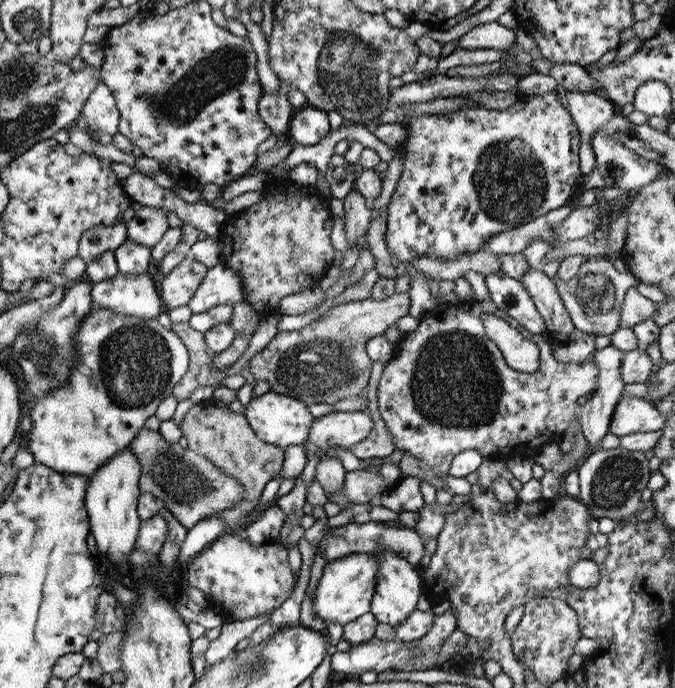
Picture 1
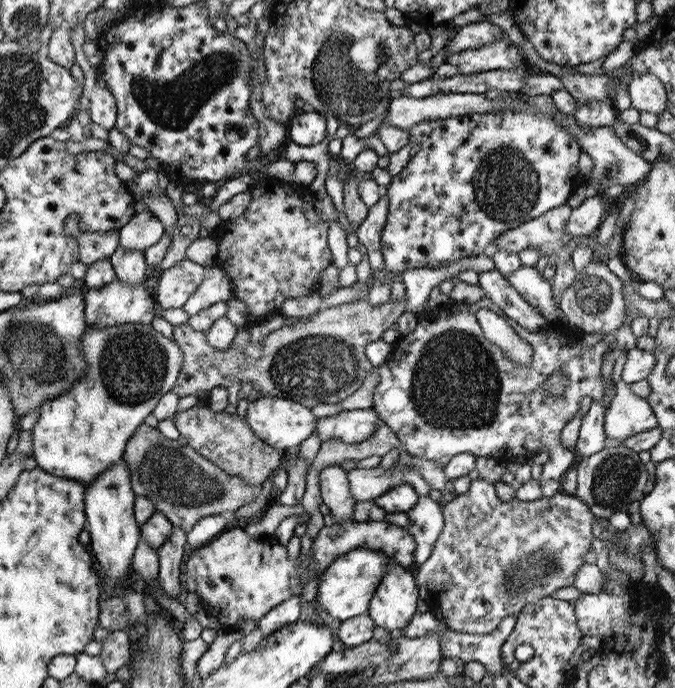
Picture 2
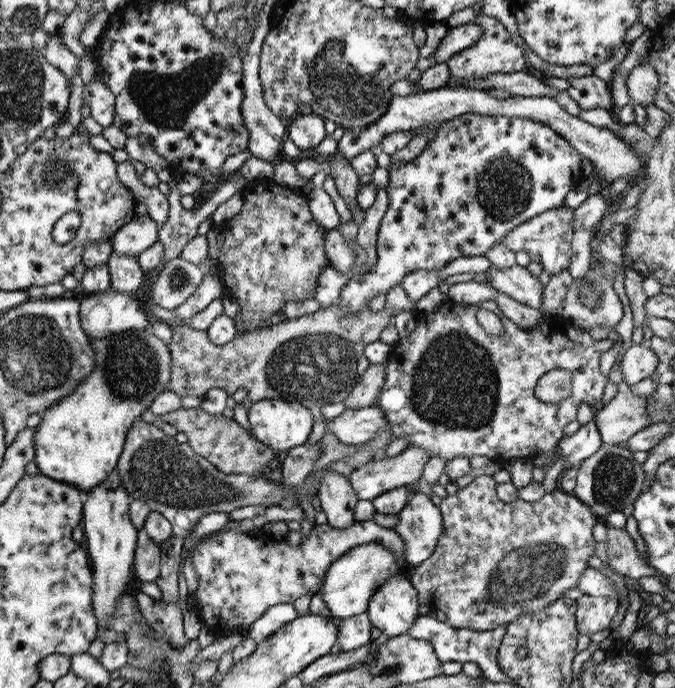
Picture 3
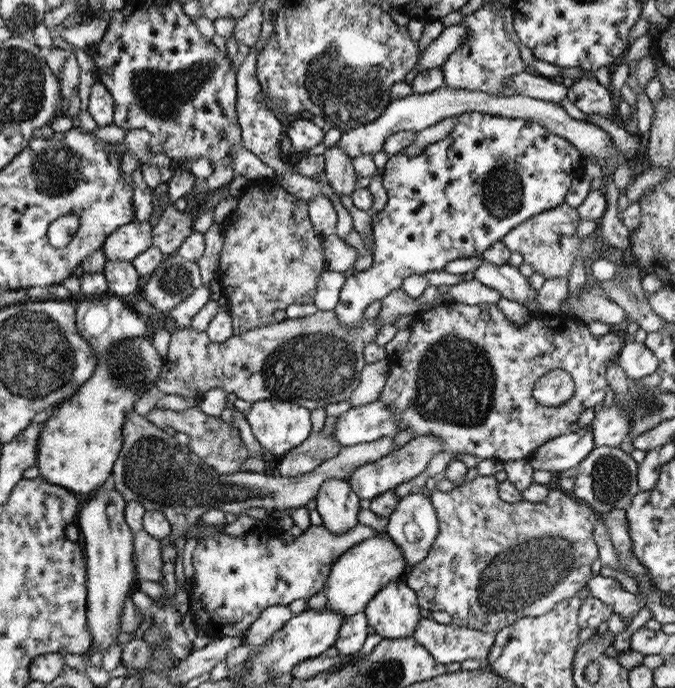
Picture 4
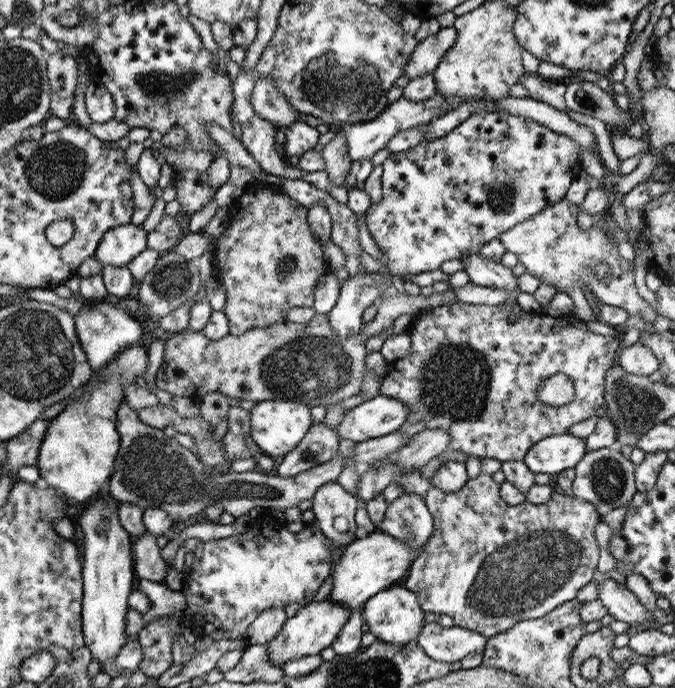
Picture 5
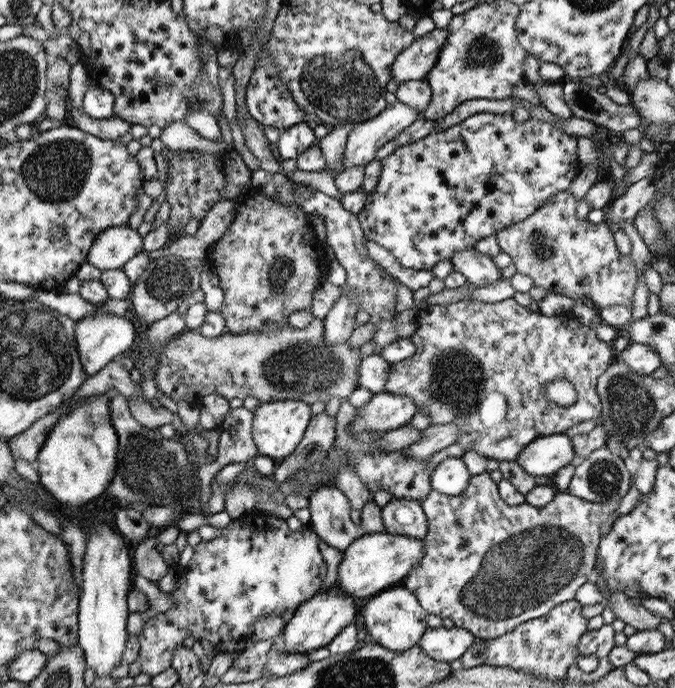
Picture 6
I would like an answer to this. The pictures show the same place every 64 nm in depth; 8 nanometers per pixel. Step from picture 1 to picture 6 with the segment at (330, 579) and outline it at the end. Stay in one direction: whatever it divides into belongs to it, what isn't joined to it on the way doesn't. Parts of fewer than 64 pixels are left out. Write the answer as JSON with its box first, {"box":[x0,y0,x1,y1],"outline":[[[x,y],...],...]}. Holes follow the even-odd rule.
{"box":[335,532,425,604],"outline":[[[379,532],[359,536],[343,552],[343,560],[337,568],[335,588],[339,588],[343,594],[349,594],[359,604],[363,604],[371,596],[377,596],[379,592],[385,592],[387,588],[401,584],[401,580],[405,580],[405,576],[419,564],[423,556],[425,556],[423,542],[411,536],[379,534]]]}

